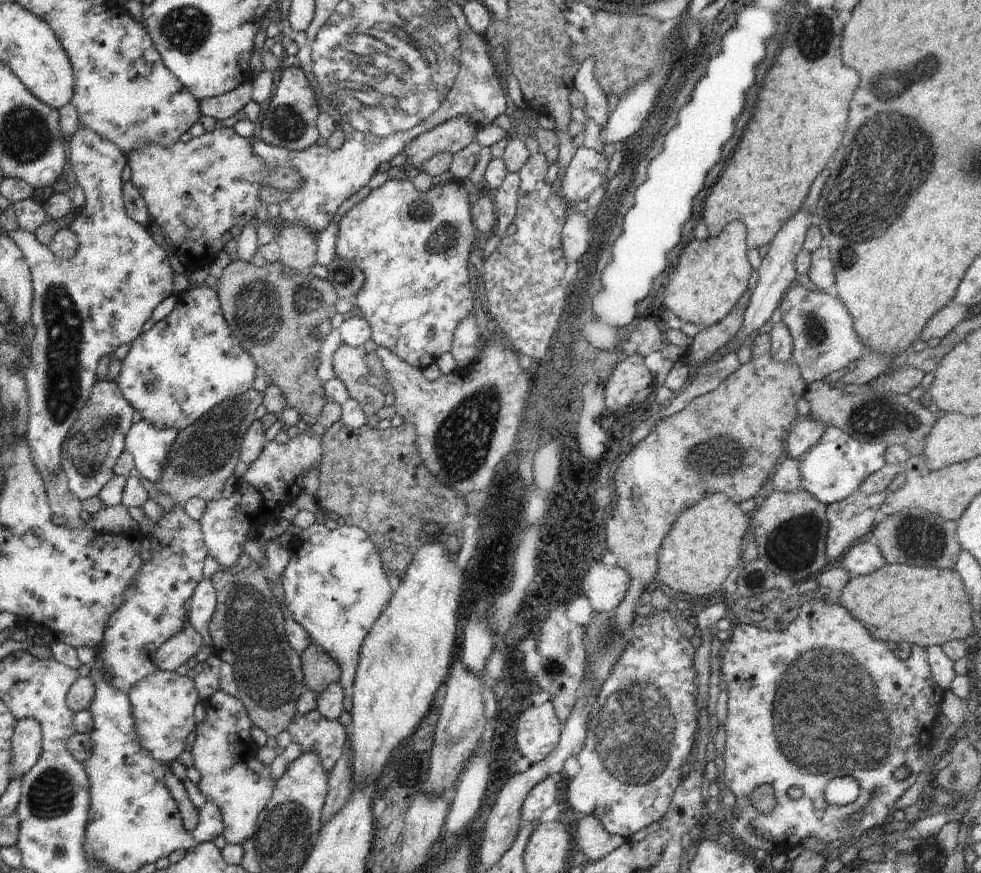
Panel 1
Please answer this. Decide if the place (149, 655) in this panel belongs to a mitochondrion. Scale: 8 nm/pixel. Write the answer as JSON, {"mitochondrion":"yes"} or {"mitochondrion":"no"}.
{"mitochondrion":"no"}

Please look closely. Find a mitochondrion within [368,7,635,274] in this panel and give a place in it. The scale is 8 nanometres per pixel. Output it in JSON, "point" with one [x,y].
{"point":[444,236]}

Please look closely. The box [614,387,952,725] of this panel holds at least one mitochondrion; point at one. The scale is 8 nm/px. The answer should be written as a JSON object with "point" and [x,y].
{"point":[796,540]}

